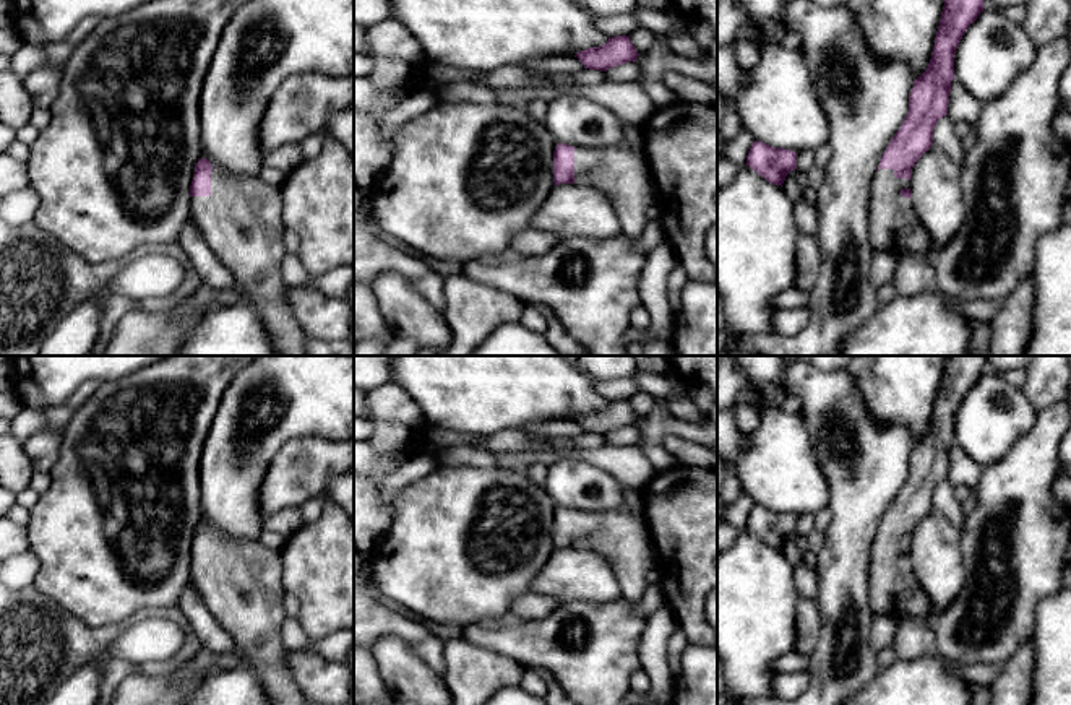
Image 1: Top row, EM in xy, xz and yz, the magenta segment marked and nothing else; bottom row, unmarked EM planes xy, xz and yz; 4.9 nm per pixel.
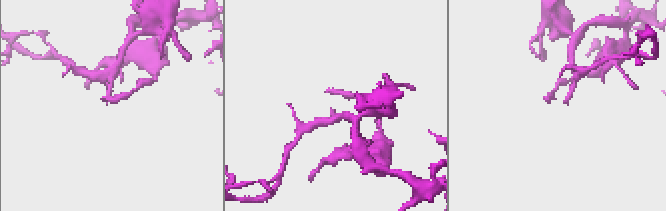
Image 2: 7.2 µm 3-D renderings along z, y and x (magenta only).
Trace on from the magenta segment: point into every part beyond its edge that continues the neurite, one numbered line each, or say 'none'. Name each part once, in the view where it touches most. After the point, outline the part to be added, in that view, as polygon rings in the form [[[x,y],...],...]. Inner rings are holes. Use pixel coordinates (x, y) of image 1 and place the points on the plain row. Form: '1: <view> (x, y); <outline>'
1: xy (240, 585); [[[211,534],[211,559],[190,560],[190,580],[208,611],[232,637],[261,679],[271,705],[305,705],[282,645],[282,557],[260,541],[230,541]]]

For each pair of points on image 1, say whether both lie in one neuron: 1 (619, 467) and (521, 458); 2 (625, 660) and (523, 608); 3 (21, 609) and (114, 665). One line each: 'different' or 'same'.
1: same
2: different
3: same

